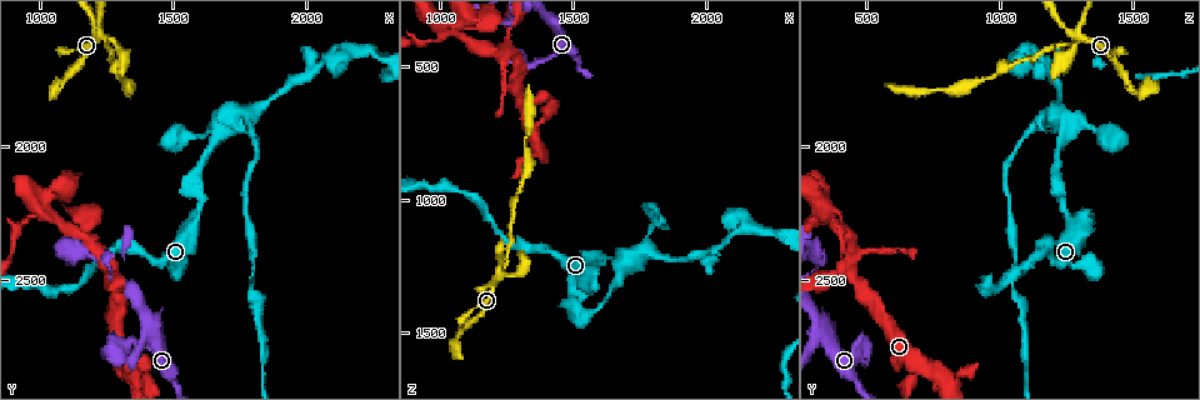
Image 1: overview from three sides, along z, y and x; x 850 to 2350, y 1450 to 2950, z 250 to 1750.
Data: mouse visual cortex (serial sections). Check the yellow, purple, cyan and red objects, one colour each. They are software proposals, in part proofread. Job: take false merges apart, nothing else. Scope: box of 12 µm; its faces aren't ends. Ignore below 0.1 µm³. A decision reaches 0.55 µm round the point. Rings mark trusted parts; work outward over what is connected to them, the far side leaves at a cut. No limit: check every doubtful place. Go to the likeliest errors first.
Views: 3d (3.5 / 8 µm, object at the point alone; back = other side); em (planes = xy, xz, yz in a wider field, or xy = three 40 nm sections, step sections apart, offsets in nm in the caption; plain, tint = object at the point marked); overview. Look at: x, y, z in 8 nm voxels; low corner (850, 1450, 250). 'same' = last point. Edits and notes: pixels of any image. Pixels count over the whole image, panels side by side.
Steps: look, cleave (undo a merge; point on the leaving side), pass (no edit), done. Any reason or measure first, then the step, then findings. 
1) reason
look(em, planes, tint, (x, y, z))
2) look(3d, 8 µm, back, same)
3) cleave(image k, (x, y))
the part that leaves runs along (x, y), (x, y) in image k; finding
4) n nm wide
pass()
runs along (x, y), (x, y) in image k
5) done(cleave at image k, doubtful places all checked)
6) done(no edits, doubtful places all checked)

abrupt turn
look(3d, 3.5 µm, back, (1240, 1610, 1260))

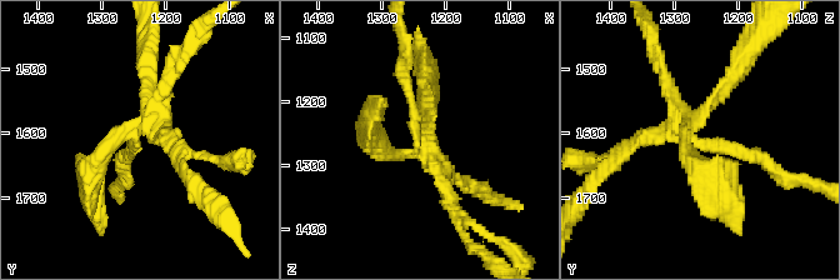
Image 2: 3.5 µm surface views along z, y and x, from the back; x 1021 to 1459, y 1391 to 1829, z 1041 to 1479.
shape alone is not enough
look(em, xy, step 1, plain, (1240, 1615, 1260))

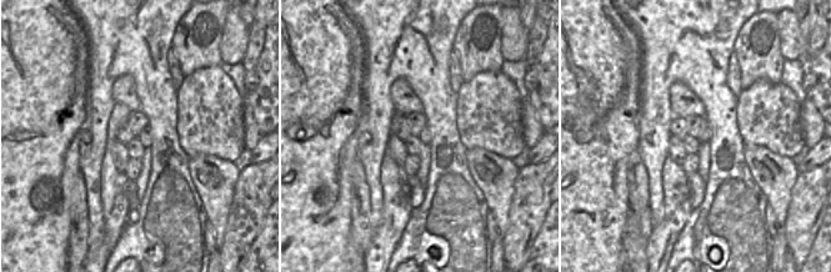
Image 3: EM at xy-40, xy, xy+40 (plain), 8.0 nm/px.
look(em, xy, step 1, tint, same)

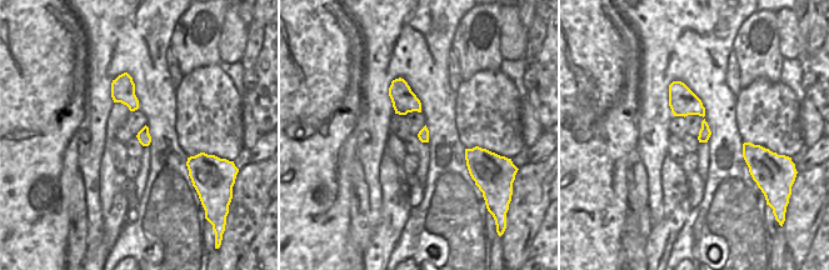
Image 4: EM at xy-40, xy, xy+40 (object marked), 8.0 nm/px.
130 nm wide
cleave(image 2, (168, 71))
the part that leaves runs along (673, 124), (765, 161) in image 2; a second cell is stuck on

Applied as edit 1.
look(overview)

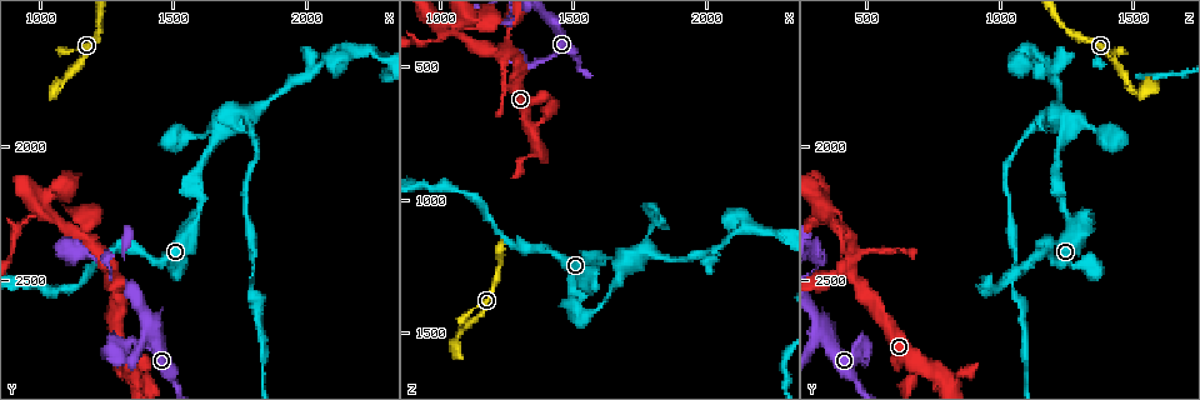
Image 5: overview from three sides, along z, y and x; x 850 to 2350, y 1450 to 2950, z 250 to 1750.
abrupt turn
look(3d, 8 µm, (1340, 2720, 490))

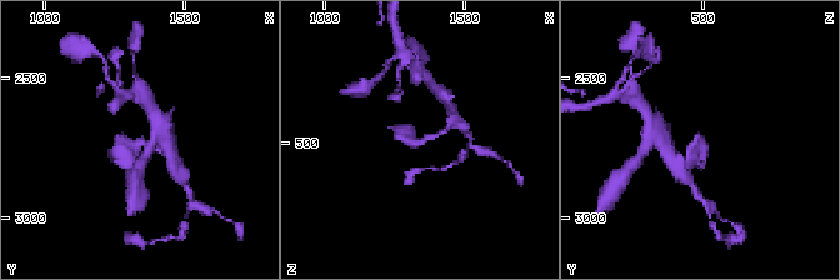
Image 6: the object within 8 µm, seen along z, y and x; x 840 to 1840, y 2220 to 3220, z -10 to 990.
closer look
look(3d, 3.5 µm, (1350, 2730, 510))

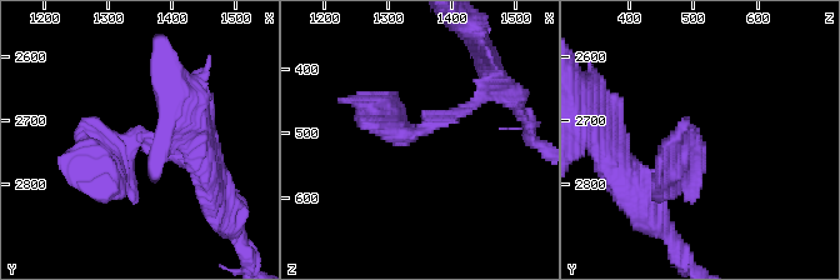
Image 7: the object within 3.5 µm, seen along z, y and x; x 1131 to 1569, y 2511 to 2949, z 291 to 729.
need the tissue
look(em, planes, tint, (1345, 2730, 495))

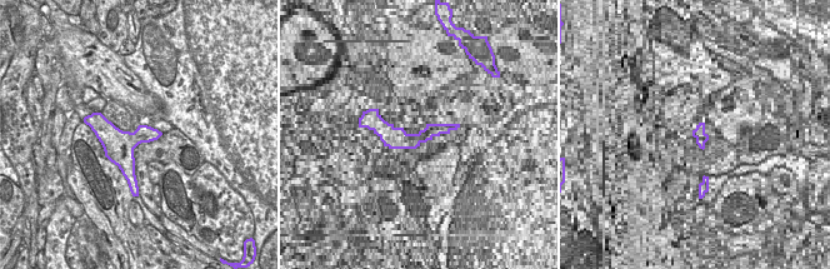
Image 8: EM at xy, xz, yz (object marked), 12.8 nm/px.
pass()
runs along (201, 175), (144, 136), (79, 171) in image 7; one cell here

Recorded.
four or more arms meet
look(3d, 3.5 µm, back, (1020, 2220, 350))

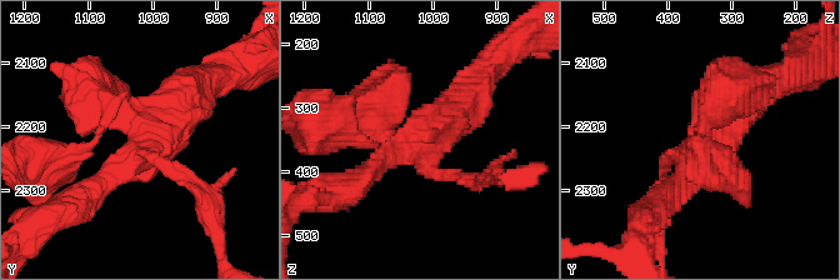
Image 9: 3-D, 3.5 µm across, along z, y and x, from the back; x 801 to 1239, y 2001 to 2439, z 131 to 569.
look(em, xy, step 5, tint, (1010, 2210, 345))

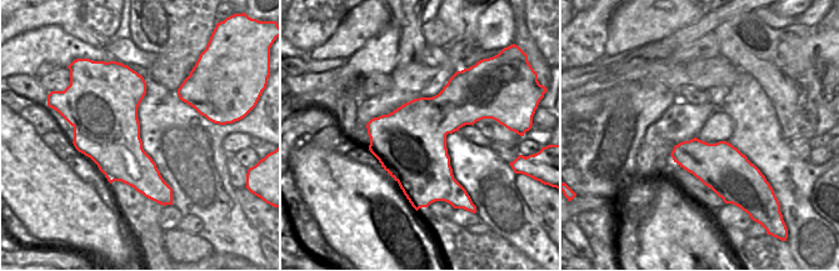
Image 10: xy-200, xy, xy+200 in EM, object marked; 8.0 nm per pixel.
600 nm wide
pass()
runs along (673, 194), (704, 109), (730, 94) in image 9; all the same cell

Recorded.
a fork
look(3d, 3.5 µm, (1760, 1870, 1180))

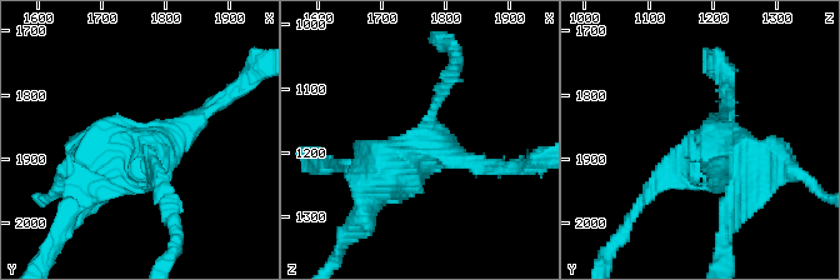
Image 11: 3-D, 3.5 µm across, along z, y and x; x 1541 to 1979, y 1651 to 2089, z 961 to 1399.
pass()
runs along (93, 184), (104, 149), (208, 110) in image 11; one cell here

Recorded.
done(cleave at image 2, doubtful places all checked)

